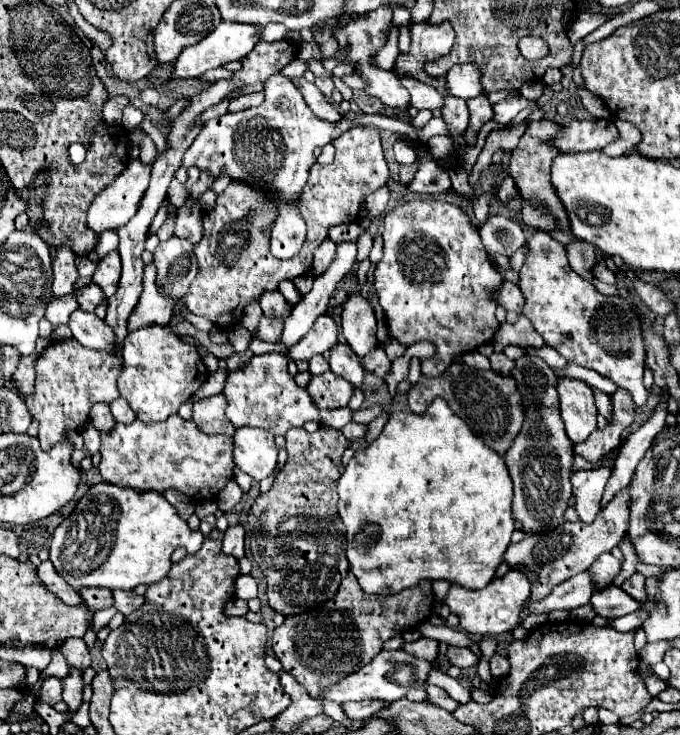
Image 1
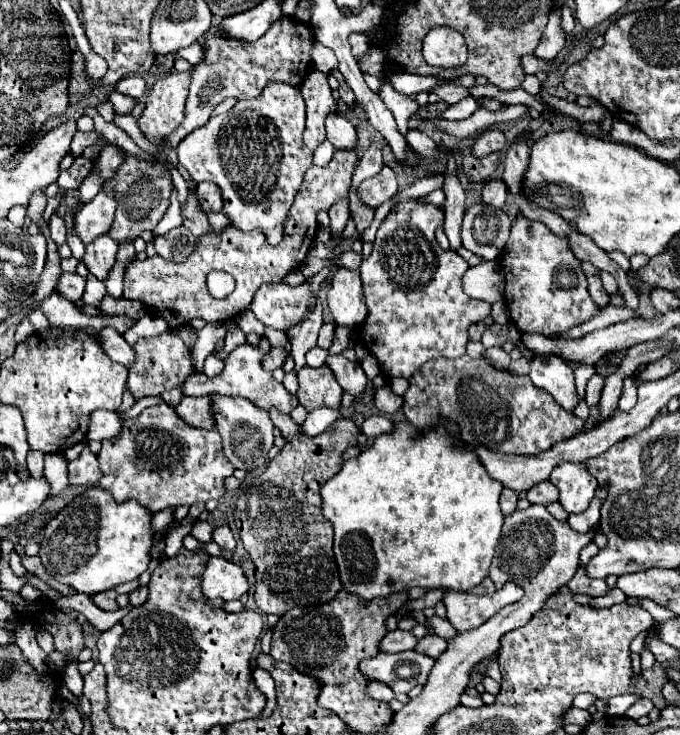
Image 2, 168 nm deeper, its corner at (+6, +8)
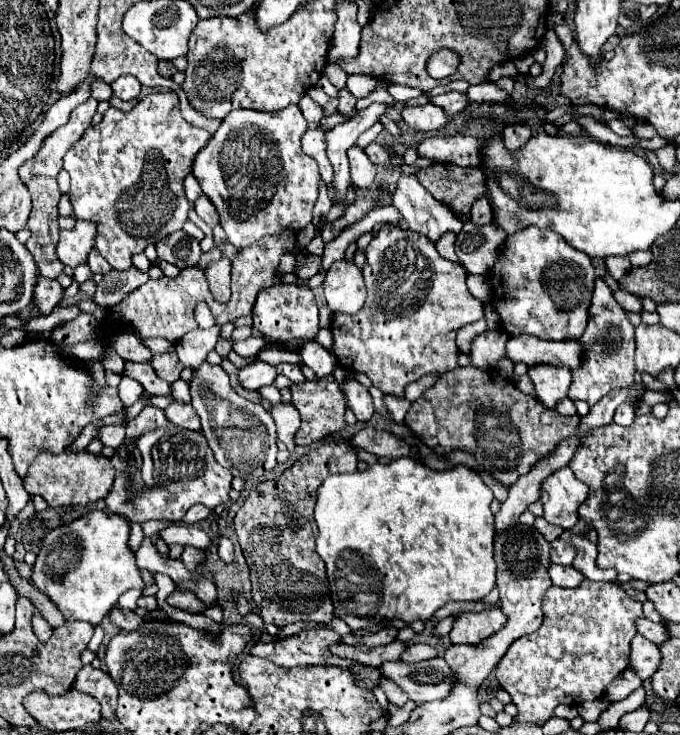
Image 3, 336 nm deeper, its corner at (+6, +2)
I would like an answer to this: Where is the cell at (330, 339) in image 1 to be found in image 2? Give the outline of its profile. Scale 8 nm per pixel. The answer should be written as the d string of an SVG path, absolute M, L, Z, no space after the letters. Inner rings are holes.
M271 348L269 358L265 358L265 368L267 370L275 370L275 368L283 366L283 362L285 362L287 356L289 356L287 350L283 350L283 348Z

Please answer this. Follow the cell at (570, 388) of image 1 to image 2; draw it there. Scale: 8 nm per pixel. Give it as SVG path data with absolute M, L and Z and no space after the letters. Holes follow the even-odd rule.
M541 354L531 362L529 378L535 386L547 390L557 404L561 404L567 412L581 402L581 396L575 388L575 378L571 368L557 354Z

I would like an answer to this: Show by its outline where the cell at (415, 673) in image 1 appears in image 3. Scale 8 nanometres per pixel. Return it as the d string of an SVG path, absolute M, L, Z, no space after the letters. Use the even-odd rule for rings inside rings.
M431 658L417 664L405 664L401 660L385 662L381 674L395 680L417 706L431 700L443 700L457 684L457 674L443 658Z

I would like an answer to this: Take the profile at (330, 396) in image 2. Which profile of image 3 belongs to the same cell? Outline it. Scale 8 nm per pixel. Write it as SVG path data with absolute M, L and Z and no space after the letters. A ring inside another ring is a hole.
M323 376L319 382L303 382L303 384L293 384L291 386L291 404L299 410L301 414L301 426L299 430L295 432L295 444L297 446L307 446L307 444L313 444L325 436L331 436L331 434L337 434L341 432L347 422L343 418L345 410L347 410L347 404L345 404L345 396L343 392L339 390L339 384L335 382L333 376Z

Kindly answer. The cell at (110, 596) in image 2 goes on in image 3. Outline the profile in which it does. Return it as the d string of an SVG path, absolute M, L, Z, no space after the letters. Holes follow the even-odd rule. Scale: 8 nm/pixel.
M113 608L113 612L109 614L109 620L113 622L113 624L117 624L121 630L125 630L125 632L133 632L133 630L139 630L141 626L143 626L143 622L145 622L145 618L143 616L139 616L139 614L135 614L135 612L131 612L131 610L119 610L119 608Z

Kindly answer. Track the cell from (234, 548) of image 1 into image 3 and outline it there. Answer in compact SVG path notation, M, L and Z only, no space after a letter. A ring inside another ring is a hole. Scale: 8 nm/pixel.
M221 538L219 548L217 548L217 554L219 554L219 558L221 558L225 564L231 564L231 562L233 562L233 544L231 544L229 538Z

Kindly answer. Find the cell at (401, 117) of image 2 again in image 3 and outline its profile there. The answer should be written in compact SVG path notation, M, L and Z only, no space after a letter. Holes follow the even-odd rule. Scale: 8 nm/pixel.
M427 102L417 108L403 108L403 120L413 130L439 130L449 124L453 118L433 102Z

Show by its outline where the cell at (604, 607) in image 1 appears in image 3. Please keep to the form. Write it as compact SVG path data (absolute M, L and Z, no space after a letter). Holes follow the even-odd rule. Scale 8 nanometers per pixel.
M549 564L547 574L551 578L551 582L555 586L563 586L563 588L575 588L577 584L581 584L581 580L585 580L581 576L581 572L577 572L573 566L559 566L559 564Z

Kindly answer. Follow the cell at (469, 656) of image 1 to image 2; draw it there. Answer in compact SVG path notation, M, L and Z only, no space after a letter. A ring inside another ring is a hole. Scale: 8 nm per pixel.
M425 636L417 642L415 646L417 652L425 654L425 656L431 656L431 658L439 658L445 650L447 650L447 640L439 638L439 636Z

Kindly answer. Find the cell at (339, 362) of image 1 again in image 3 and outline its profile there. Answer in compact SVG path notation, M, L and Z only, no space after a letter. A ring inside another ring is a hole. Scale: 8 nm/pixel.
M345 380L343 388L345 388L345 396L347 396L347 402L349 402L349 408L355 412L357 420L359 422L367 422L375 412L369 390L365 386L361 386L357 380Z

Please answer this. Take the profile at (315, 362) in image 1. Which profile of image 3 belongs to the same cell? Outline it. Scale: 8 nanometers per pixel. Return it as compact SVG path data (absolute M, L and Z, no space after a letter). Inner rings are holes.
M319 342L305 344L299 354L301 354L305 366L309 366L317 376L329 376L335 368L335 362L337 362L335 356Z

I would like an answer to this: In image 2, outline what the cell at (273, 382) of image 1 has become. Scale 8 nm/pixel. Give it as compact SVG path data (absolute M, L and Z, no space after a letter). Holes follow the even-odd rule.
M261 338L259 346L251 346L251 344L241 344L237 346L229 358L225 358L225 368L219 376L215 378L209 378L205 376L203 372L197 372L197 374L191 374L189 380L185 380L185 386L183 386L183 392L185 396L207 396L209 394L221 394L221 396L241 396L241 398L247 398L251 400L257 408L261 410L271 410L271 408L277 408L281 414L291 414L291 410L297 408L297 396L287 392L285 386L281 382L277 382L273 378L271 372L267 372L263 368L263 358L269 354L271 350L271 344Z

